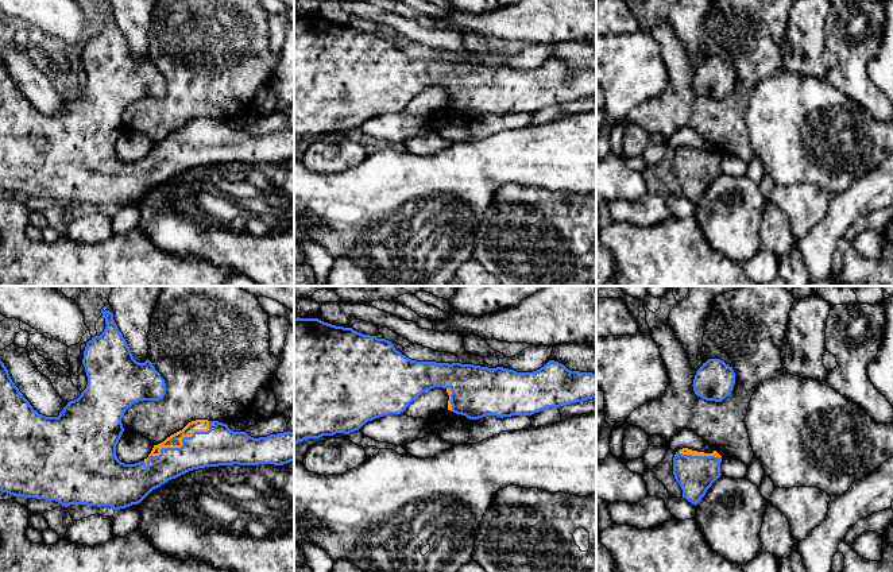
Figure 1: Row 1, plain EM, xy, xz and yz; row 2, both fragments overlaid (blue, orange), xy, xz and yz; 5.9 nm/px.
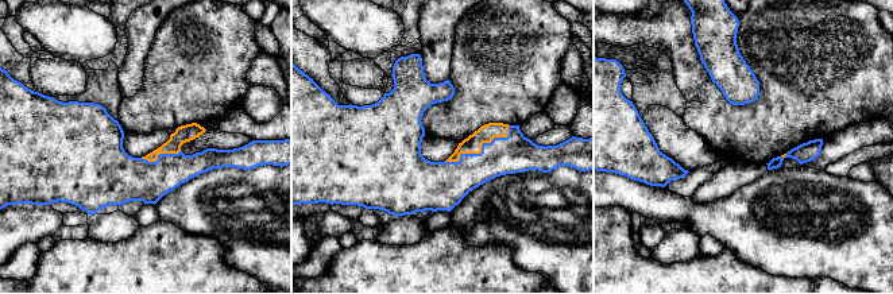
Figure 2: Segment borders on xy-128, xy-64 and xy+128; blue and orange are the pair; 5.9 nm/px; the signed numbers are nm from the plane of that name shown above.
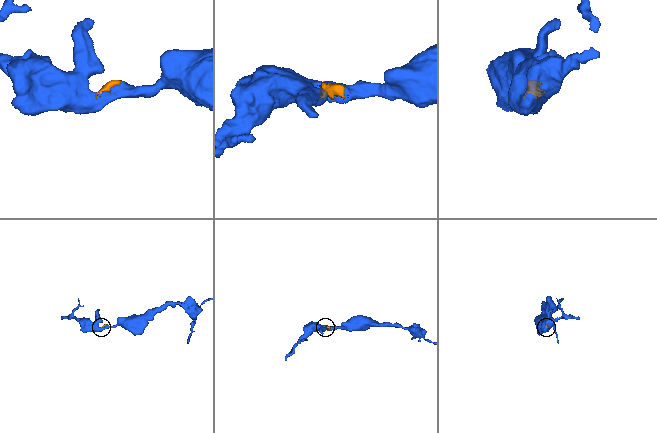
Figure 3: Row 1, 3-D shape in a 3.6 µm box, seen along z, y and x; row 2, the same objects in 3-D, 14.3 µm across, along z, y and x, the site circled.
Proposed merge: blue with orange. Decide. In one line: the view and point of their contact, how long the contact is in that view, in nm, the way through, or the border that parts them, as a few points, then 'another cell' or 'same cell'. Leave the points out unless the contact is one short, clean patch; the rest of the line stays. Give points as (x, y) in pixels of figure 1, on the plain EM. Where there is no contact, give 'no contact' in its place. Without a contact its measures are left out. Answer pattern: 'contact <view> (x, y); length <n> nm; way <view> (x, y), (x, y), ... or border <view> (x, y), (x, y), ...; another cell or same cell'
contact xy (181, 145); length 480 nm; same cell

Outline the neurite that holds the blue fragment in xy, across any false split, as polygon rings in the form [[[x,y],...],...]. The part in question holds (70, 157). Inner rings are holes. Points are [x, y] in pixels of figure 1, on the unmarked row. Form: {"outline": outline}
{"outline": [[[103,8],[105,27],[92,35],[85,45],[82,62],[88,74],[86,86],[81,93],[67,100],[58,115],[46,115],[32,107],[12,80],[7,65],[0,58],[0,189],[13,194],[55,198],[62,204],[86,202],[109,204],[113,208],[140,201],[152,188],[161,185],[189,169],[219,163],[283,163],[294,159],[294,130],[270,132],[254,136],[246,130],[233,130],[219,119],[196,117],[182,128],[171,132],[163,140],[154,143],[143,159],[124,162],[116,154],[116,143],[124,130],[121,116],[128,105],[139,98],[159,98],[166,92],[166,81],[152,61],[147,57],[139,61],[119,28],[113,11]]]}

